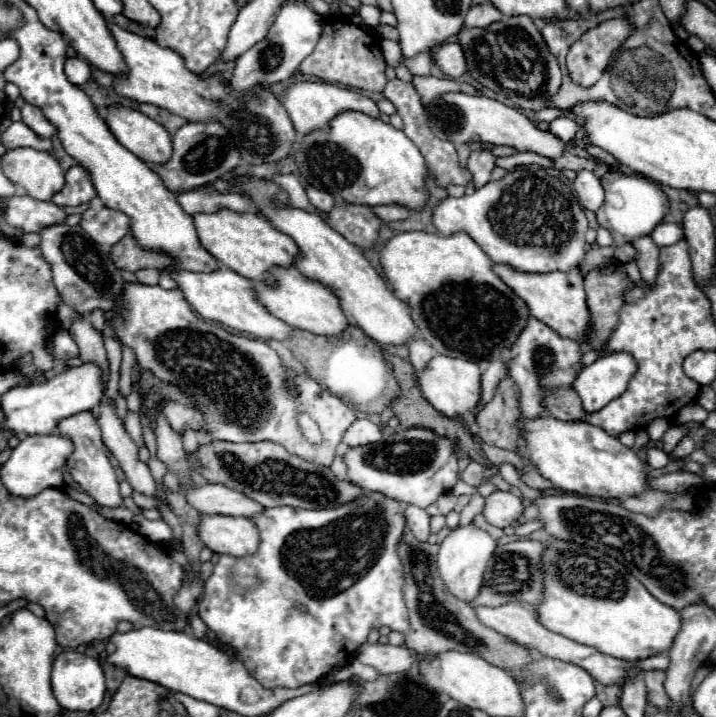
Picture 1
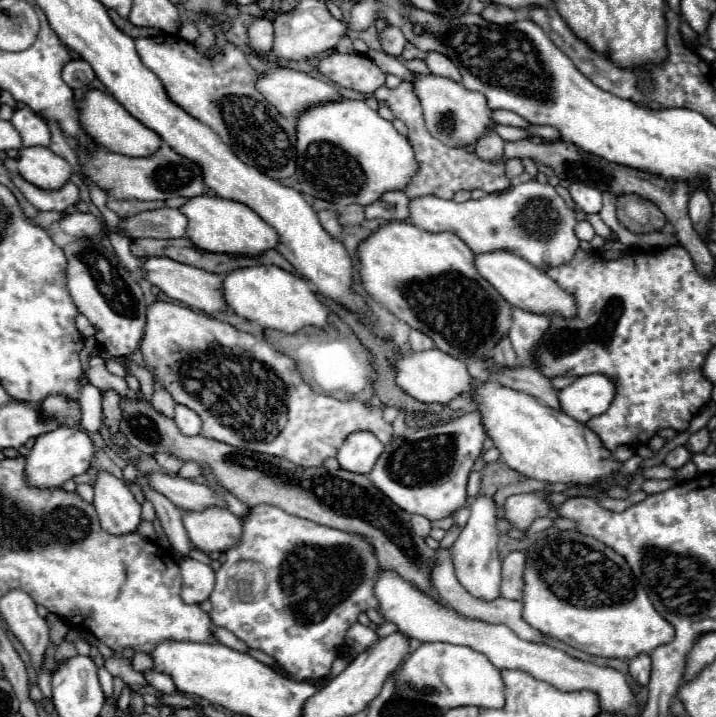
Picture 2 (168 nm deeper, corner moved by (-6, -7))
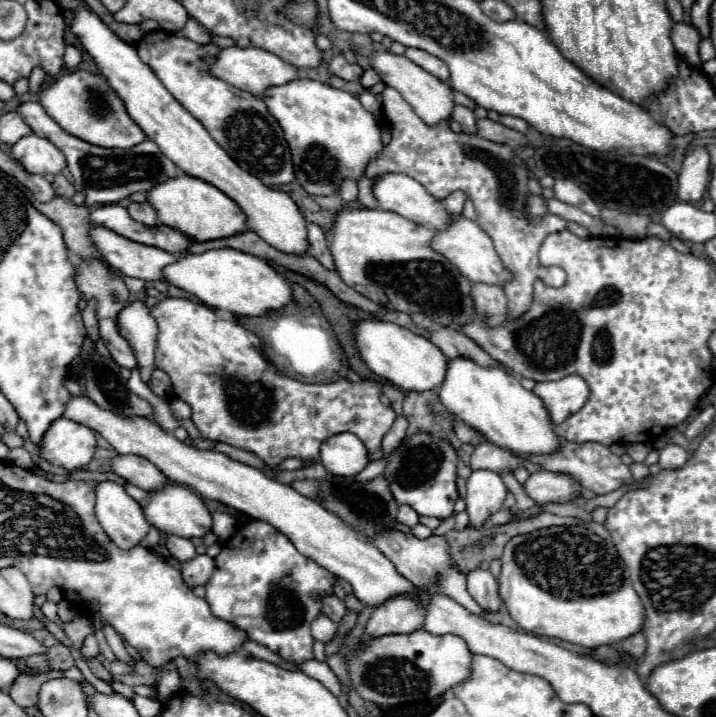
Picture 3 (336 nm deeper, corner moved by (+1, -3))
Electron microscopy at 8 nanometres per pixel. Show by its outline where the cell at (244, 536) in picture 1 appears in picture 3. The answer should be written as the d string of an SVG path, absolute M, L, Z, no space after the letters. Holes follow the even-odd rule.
M166 484L162 490L148 492L148 500L142 506L142 510L148 524L156 526L164 534L176 534L184 538L202 538L206 532L212 530L212 516L210 516L210 510L204 506L202 498L194 494L192 490L178 484Z

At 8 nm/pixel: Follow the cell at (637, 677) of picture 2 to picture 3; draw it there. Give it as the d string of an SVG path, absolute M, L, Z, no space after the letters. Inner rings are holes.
M640 630L640 632L636 632L636 634L632 634L632 636L624 638L624 640L620 640L620 648L622 648L626 654L630 654L632 658L640 658L640 656L644 654L644 650L646 650L644 632Z

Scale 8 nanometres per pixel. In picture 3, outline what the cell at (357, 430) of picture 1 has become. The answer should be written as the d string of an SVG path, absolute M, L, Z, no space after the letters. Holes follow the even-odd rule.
M352 432L334 434L320 446L324 468L336 476L356 476L368 464L366 446Z

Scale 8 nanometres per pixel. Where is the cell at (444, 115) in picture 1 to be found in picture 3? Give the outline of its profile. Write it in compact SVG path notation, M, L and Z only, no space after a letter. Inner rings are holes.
M376 50L376 52L372 52L372 70L380 74L380 78L386 86L396 88L402 94L402 98L412 106L412 110L426 124L438 124L438 122L450 118L452 108L454 108L454 98L452 98L450 86L446 82L440 82L436 76L424 72L418 64L414 64L406 56L396 56L386 50Z

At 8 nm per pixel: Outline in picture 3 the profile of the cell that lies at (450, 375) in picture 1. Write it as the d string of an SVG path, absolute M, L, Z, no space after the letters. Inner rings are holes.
M362 318L354 322L352 334L356 338L360 358L366 362L366 366L380 378L396 384L400 390L426 392L438 388L444 382L448 358L428 338L418 336L394 322L374 318Z

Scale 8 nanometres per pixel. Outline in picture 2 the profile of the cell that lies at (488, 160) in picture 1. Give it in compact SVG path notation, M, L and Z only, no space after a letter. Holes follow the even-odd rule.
M489 130L477 144L475 152L483 162L501 162L503 160L503 140L499 138L497 132Z

